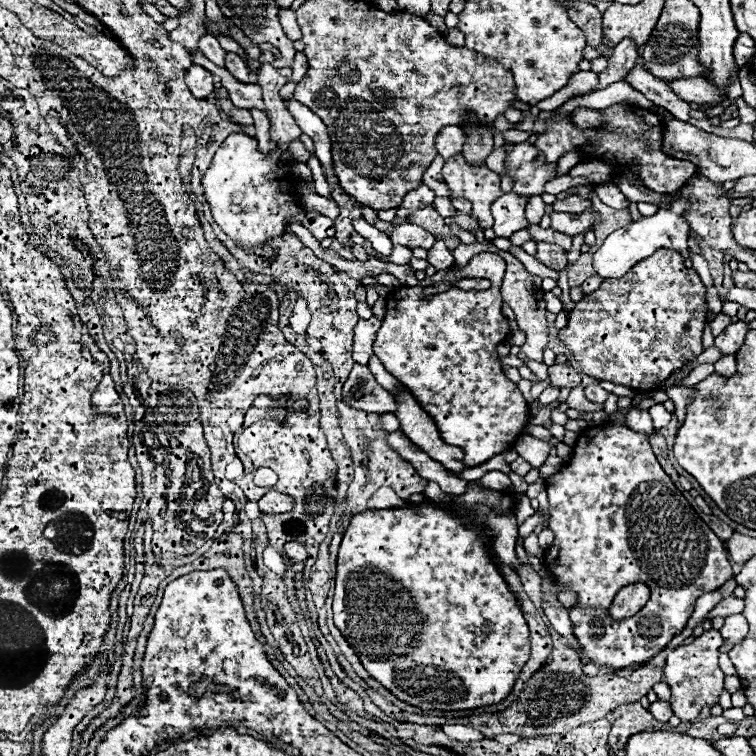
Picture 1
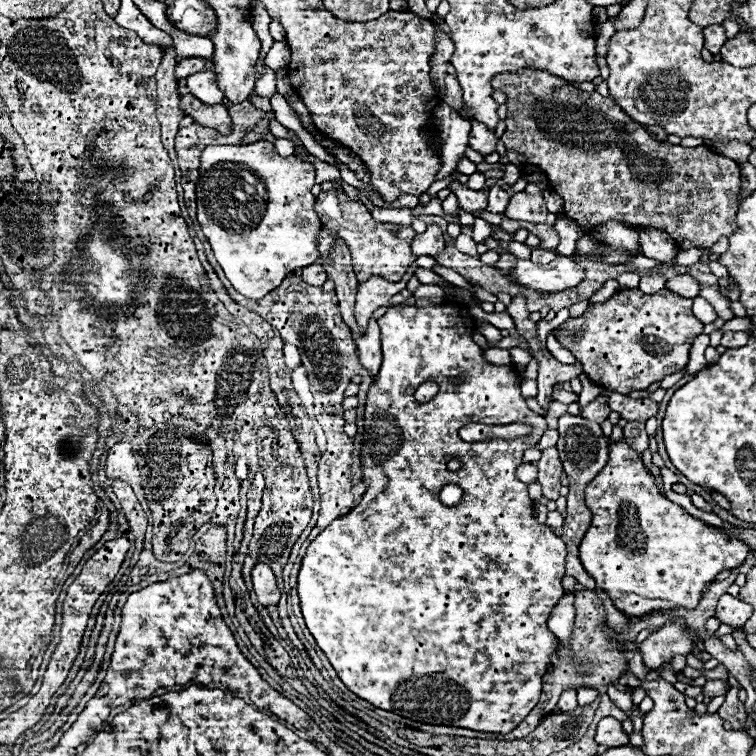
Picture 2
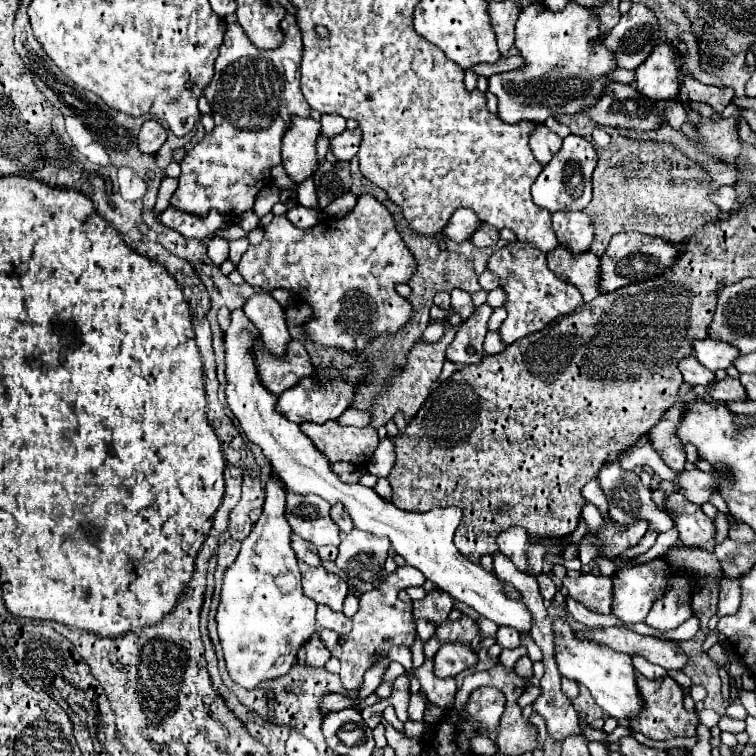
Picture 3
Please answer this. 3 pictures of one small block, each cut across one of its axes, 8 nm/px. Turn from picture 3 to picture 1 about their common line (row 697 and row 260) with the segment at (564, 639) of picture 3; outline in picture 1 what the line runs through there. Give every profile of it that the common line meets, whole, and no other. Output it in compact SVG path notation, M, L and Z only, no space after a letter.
M676 200L676 202L672 202L670 208L660 208L654 216L642 216L642 220L628 224L624 230L614 230L604 240L604 244L598 248L598 252L594 254L592 266L594 266L596 274L600 274L602 278L620 278L636 262L648 258L658 248L670 248L670 250L678 250L678 252L686 250L688 248L686 240L688 240L688 234L690 234L690 226L682 218L686 206L688 204L684 200Z

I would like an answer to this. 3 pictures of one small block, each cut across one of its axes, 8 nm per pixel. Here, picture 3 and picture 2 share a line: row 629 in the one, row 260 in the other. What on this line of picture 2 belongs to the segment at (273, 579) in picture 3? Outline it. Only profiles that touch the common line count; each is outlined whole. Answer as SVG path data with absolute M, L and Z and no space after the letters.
M268 140L242 146L208 146L202 152L200 178L202 180L196 182L198 222L208 242L212 244L214 256L220 262L226 278L240 294L252 300L260 300L280 286L288 274L318 260L318 234L322 224L314 212L316 198L310 192L316 178L314 164L302 162L296 156L278 156L274 144Z

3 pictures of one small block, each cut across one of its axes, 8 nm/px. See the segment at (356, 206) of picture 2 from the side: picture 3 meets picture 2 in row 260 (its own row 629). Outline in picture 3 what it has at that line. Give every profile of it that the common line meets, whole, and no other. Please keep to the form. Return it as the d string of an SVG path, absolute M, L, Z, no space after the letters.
M402 566L396 572L388 574L384 582L380 582L374 590L360 596L360 610L352 616L352 632L340 636L332 630L320 630L324 646L342 662L340 678L346 690L358 690L364 680L364 672L372 666L374 654L386 654L392 646L412 646L414 642L414 620L412 620L412 602L402 602L398 598L400 590L406 590L414 584L424 584L424 576L412 568Z

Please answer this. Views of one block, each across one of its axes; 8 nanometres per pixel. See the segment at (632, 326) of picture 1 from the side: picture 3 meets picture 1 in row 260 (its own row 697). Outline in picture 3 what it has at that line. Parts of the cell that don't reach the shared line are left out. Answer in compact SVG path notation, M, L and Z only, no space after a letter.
M636 672L636 678L638 678L636 686L640 688L640 694L644 696L644 712L640 712L640 716L636 716L636 720L630 720L634 730L642 732L650 740L670 740L676 736L696 736L696 728L700 724L698 714L688 712L684 708L684 704L682 704L684 692L670 676L650 680L650 678L644 678L640 672Z

